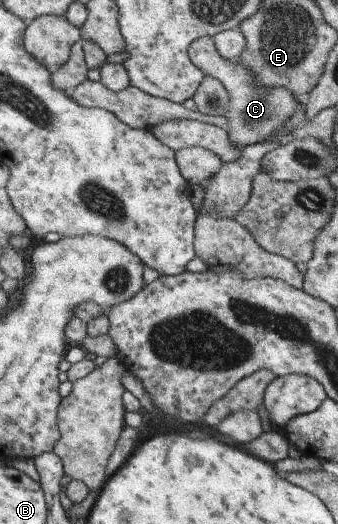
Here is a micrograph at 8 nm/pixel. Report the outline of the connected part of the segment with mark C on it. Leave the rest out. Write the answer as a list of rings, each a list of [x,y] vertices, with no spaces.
[[[202,37],[195,40],[189,48],[192,62],[201,68],[206,75],[222,81],[230,95],[230,108],[224,118],[229,120],[230,140],[238,149],[250,145],[266,143],[279,131],[282,131],[289,120],[297,114],[303,100],[297,100],[288,87],[263,87],[250,67],[236,61],[227,62],[225,56],[217,49],[214,37]]]

